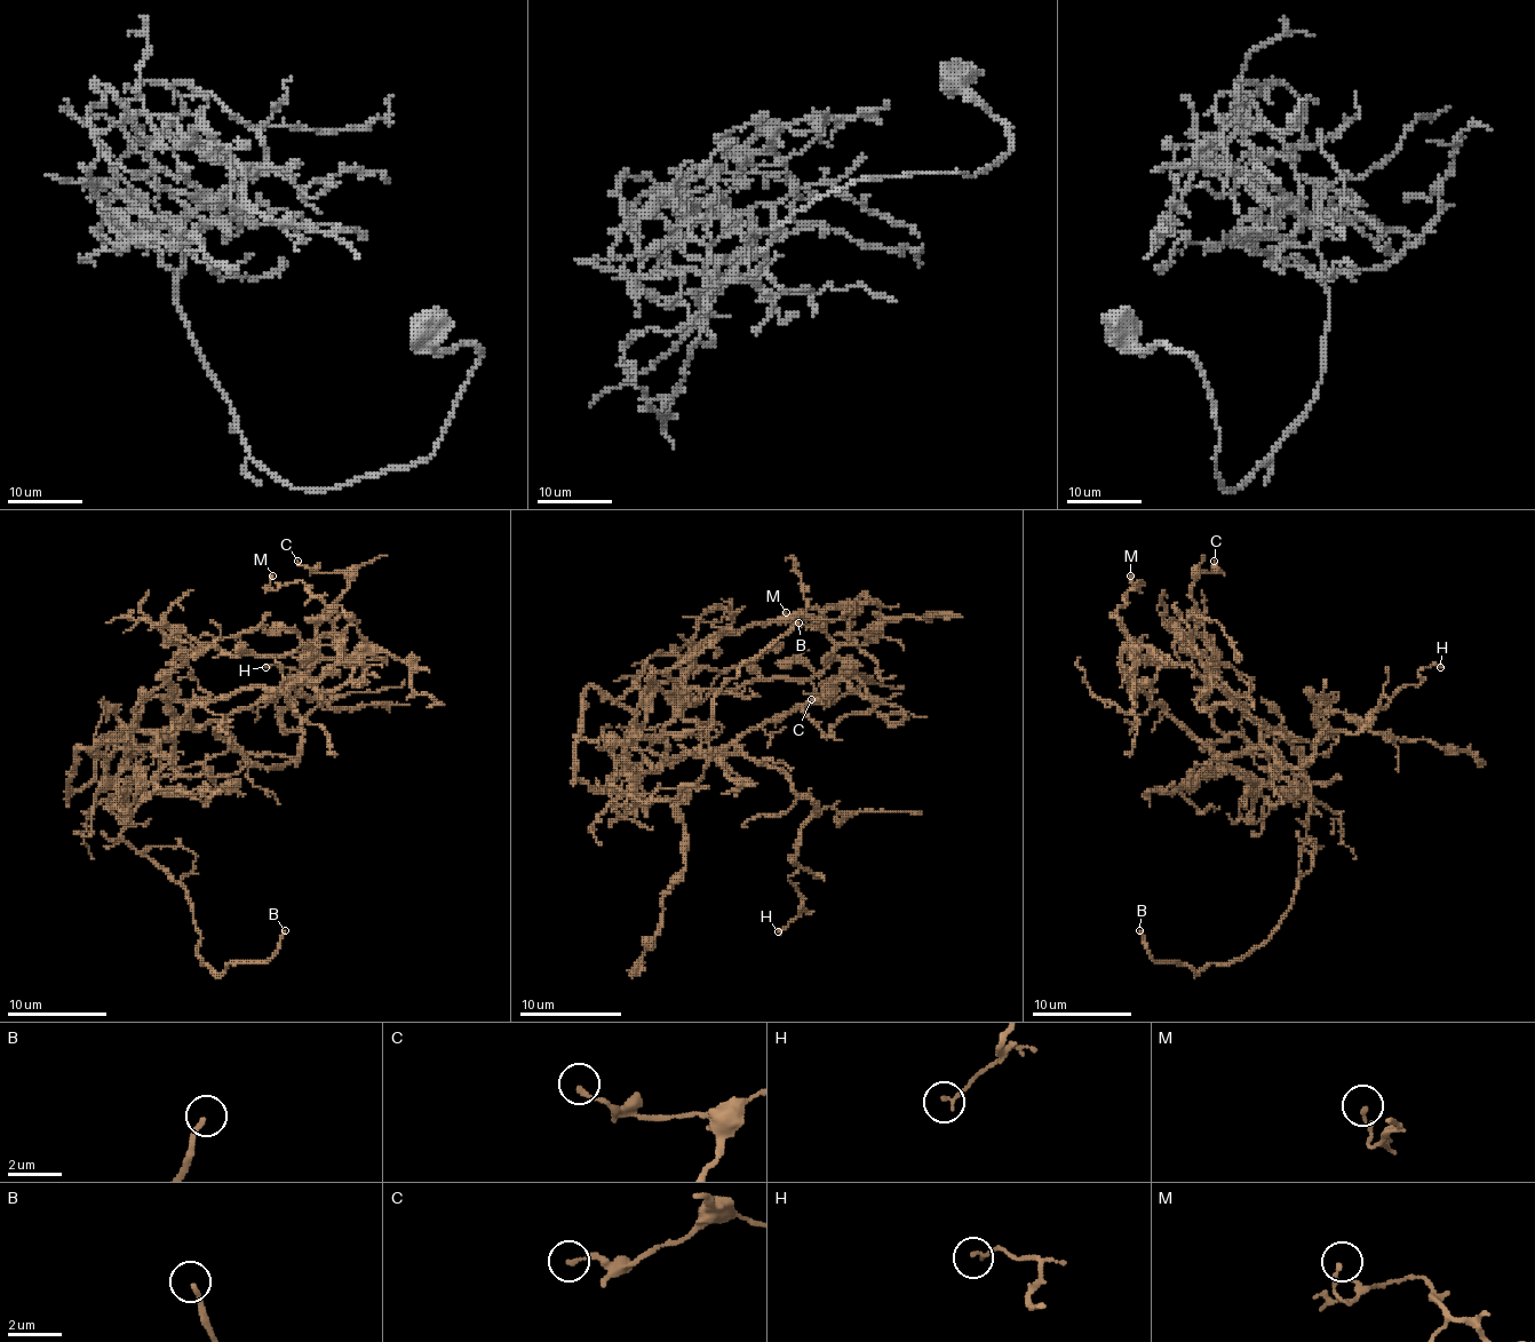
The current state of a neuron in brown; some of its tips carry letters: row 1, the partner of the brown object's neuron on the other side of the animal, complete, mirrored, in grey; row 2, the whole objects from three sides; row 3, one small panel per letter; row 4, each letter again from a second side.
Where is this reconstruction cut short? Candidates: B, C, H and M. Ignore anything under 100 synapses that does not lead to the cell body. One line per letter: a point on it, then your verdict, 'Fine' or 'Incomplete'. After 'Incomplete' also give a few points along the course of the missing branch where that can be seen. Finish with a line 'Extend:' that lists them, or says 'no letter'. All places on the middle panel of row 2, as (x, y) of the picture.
B: Place: (798, 622). Incomplete
C: Place: (811, 699). Fine
H: Place: (778, 931). Fine
M: Place: (786, 612). Fine
Extend: B

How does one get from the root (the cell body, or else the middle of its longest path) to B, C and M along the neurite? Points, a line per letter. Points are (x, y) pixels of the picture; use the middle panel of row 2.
B: (655, 765), (627, 770), (612, 786), (642, 801), (670, 801), (691, 786), (712, 757), (714, 697), (798, 622)
C: (655, 765), (734, 745), (821, 693), (821, 701), (836, 683), (863, 676), (855, 691), (811, 699)
M: (655, 765), (683, 673), (706, 643), (809, 609), (857, 609), (865, 598), (827, 606), (809, 625), (786, 612)

